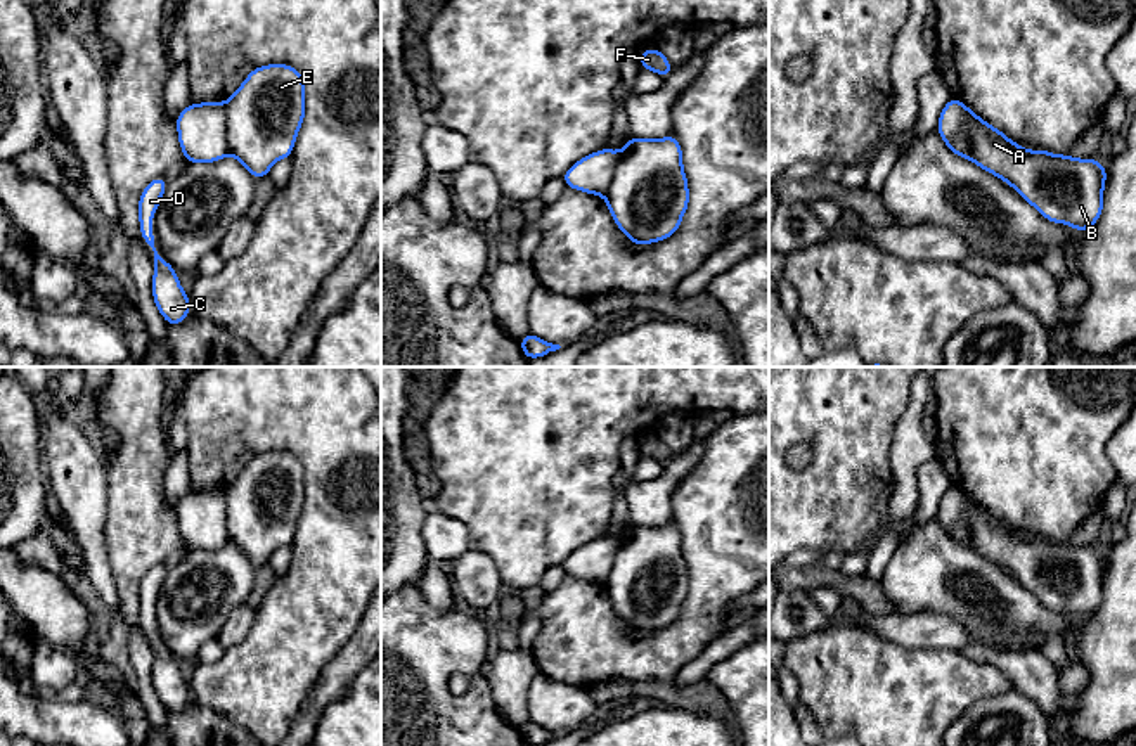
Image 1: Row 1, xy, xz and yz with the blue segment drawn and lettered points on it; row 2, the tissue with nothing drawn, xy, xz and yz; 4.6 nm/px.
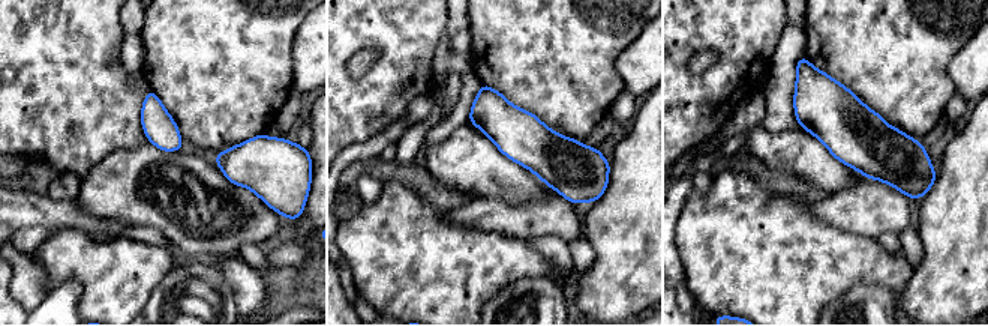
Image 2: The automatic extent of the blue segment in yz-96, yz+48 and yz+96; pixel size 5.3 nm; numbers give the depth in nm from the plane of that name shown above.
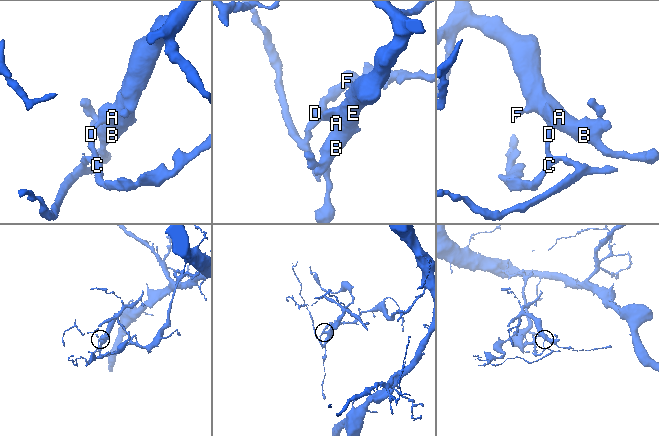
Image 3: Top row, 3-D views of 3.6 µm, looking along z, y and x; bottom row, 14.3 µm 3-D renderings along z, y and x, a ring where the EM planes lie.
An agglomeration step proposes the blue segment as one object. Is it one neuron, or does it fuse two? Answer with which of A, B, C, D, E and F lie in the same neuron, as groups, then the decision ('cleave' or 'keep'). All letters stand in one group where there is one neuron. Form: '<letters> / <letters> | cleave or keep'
A B E F / C D | cleave

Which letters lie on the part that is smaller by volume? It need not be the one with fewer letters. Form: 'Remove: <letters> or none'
Remove: A, B, E, F

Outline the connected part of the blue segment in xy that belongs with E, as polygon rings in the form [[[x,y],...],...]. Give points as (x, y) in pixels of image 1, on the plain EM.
[[[287,452],[255,455],[236,481],[225,490],[227,533],[232,542],[256,568],[268,563],[281,545],[289,547],[296,523],[305,507],[305,467]]]

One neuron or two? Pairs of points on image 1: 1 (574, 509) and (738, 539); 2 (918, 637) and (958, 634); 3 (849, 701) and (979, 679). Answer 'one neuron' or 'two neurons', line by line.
1: two neurons
2: one neuron
3: one neuron

